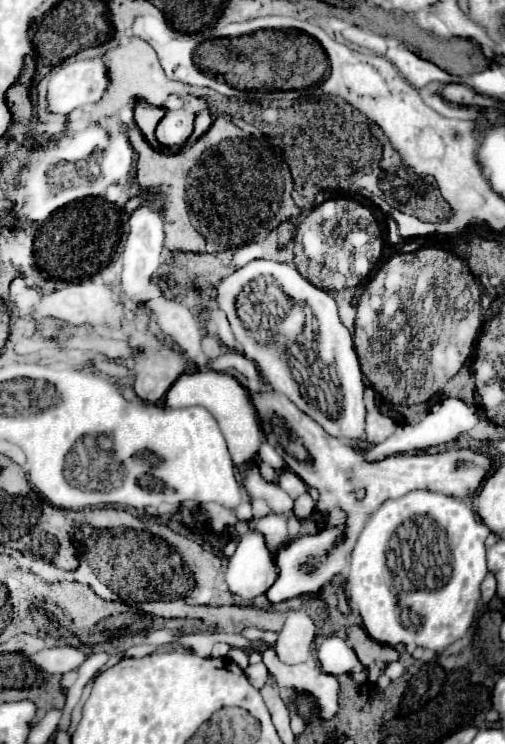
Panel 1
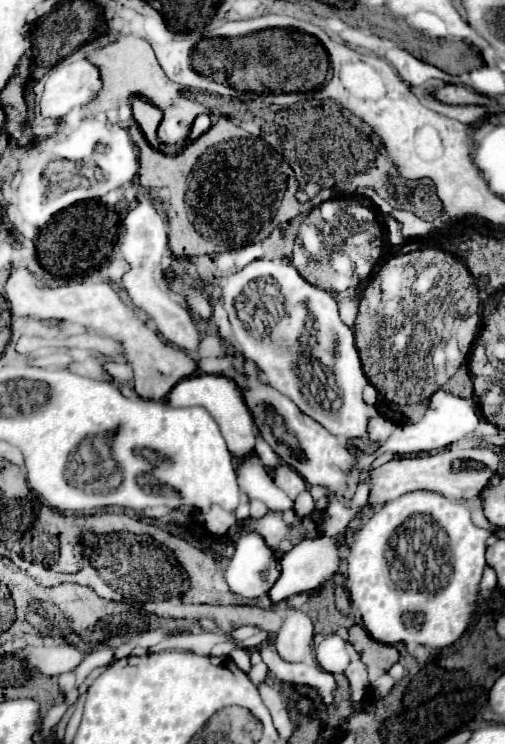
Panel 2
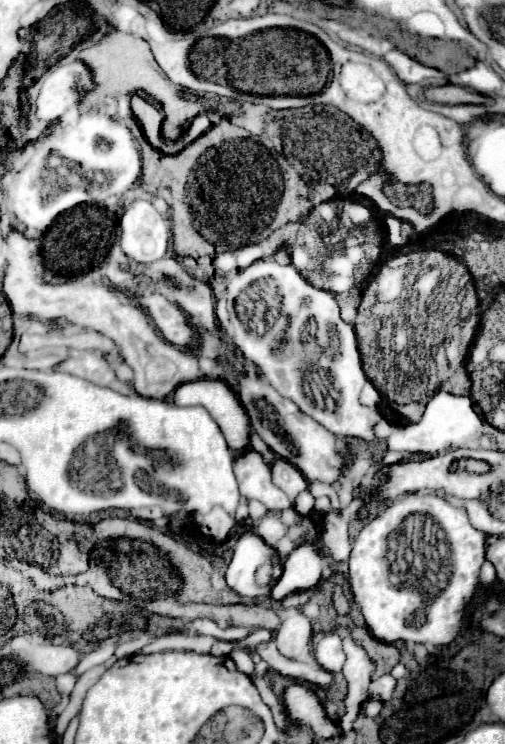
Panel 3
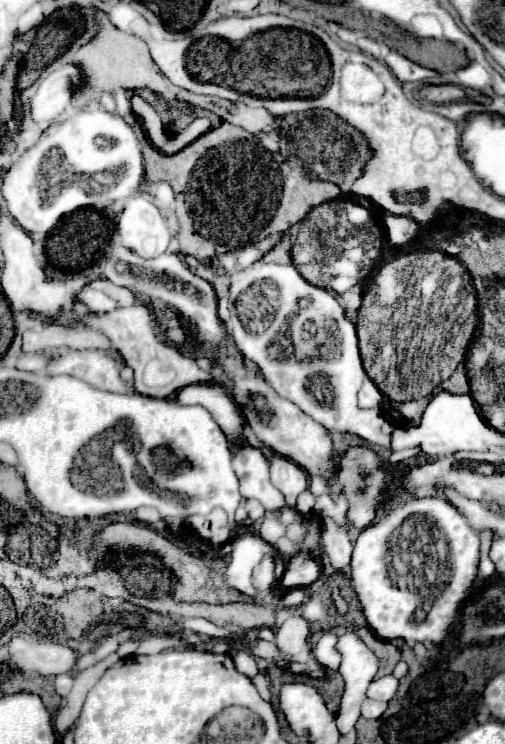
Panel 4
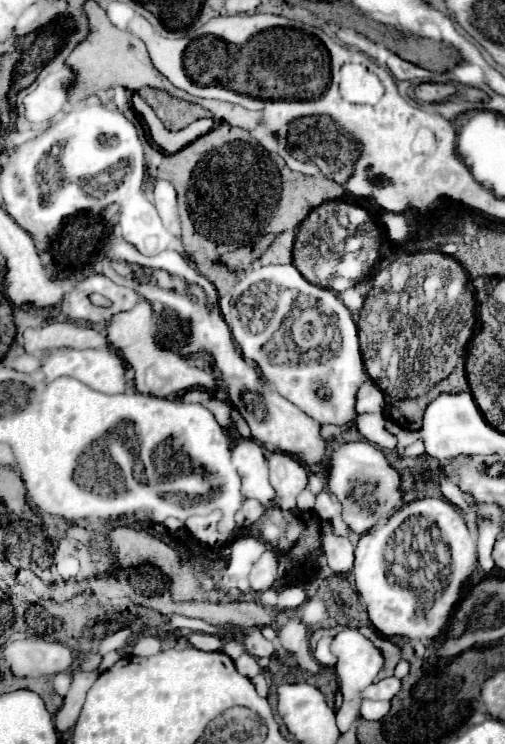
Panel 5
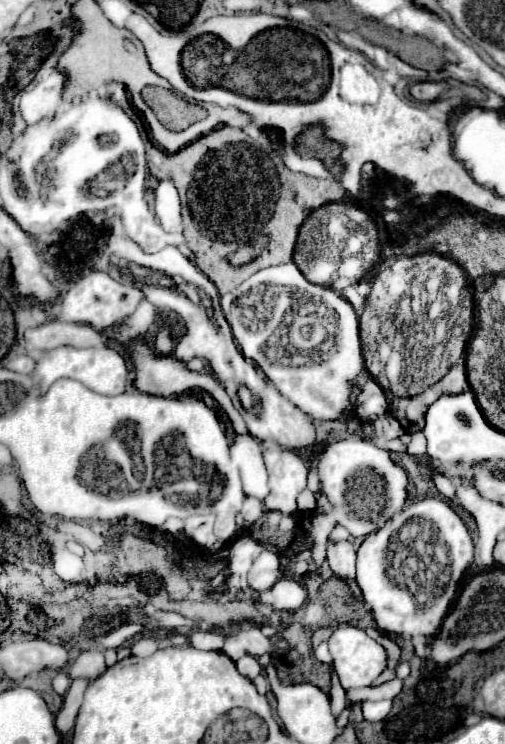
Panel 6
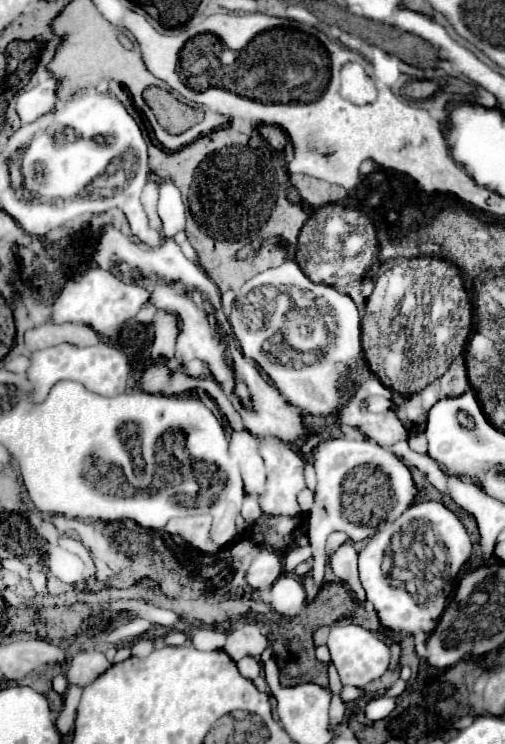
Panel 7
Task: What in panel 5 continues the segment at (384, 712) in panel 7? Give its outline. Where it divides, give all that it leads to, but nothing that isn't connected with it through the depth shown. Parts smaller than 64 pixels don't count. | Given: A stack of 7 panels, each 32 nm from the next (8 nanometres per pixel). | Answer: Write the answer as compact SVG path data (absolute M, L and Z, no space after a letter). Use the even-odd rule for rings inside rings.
M362 700L360 714L364 720L382 720L390 710L390 702L374 702L374 700Z

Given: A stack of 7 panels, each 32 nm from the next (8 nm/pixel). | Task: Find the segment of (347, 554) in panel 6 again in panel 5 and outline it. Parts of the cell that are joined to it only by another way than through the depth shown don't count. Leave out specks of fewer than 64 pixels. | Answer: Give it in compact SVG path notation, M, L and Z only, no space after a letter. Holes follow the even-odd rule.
M328 530L322 546L324 546L328 566L334 570L334 574L350 576L354 568L354 546L350 544L350 540L336 538L332 530Z

